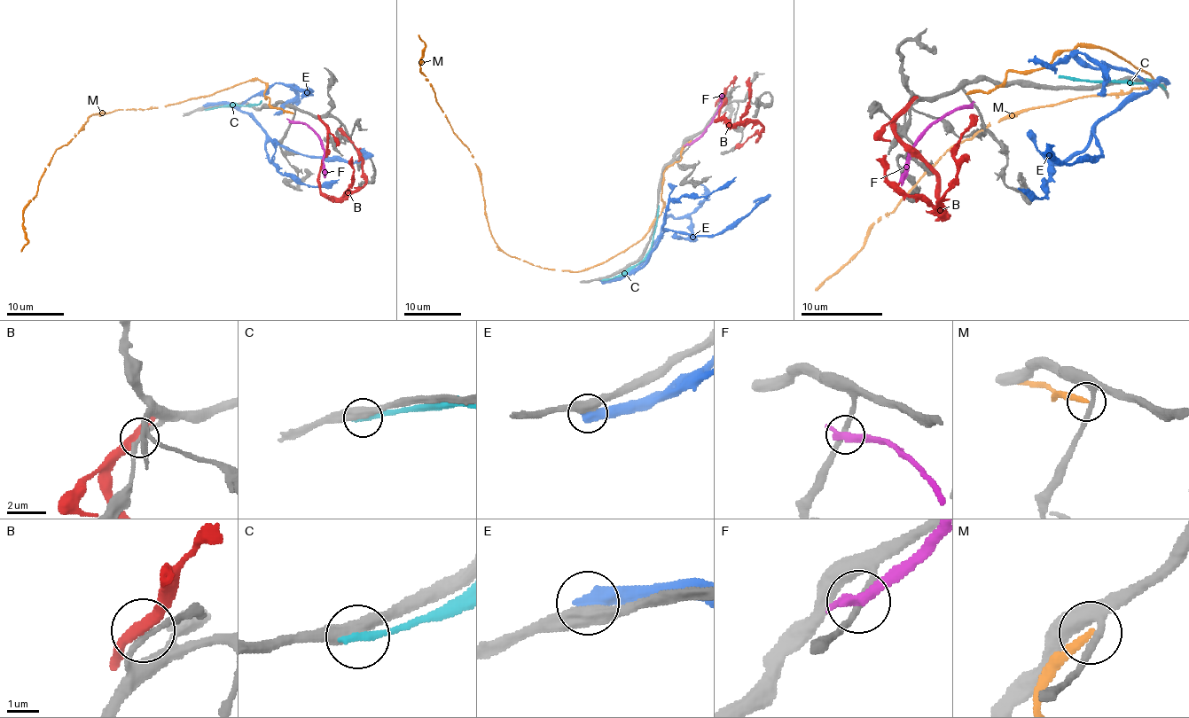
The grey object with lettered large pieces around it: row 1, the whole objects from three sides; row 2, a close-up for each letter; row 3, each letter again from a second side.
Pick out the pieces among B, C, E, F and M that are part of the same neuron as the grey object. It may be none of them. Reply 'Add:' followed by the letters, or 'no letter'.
Add: no letter

